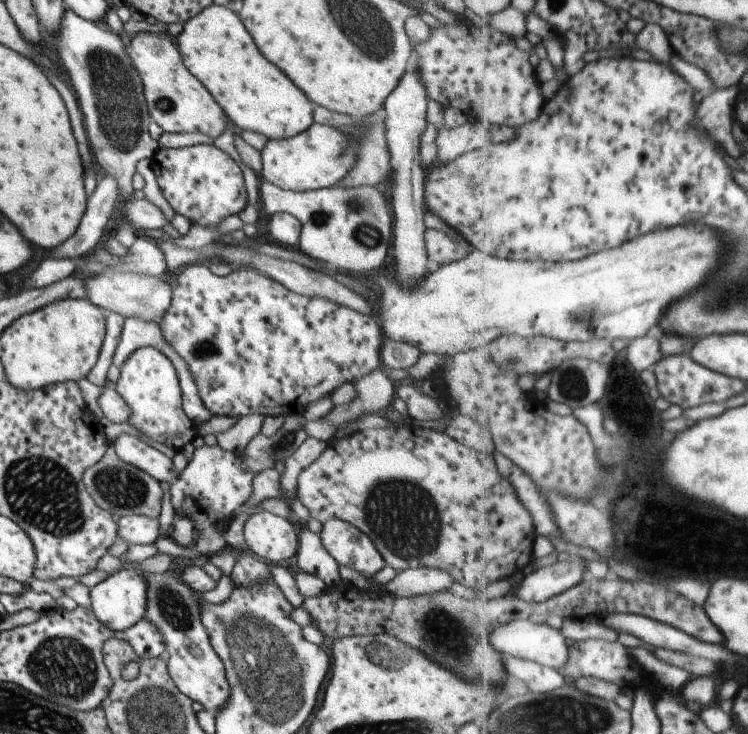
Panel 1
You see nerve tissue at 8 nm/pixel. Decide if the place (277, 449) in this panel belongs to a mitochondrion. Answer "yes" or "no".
yes

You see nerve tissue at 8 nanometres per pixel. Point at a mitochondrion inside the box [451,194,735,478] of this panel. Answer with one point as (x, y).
(570, 381)

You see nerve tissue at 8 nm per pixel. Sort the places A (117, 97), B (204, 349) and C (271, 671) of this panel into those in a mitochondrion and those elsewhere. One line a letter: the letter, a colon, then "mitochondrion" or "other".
A: mitochondrion
B: mitochondrion
C: mitochondrion

